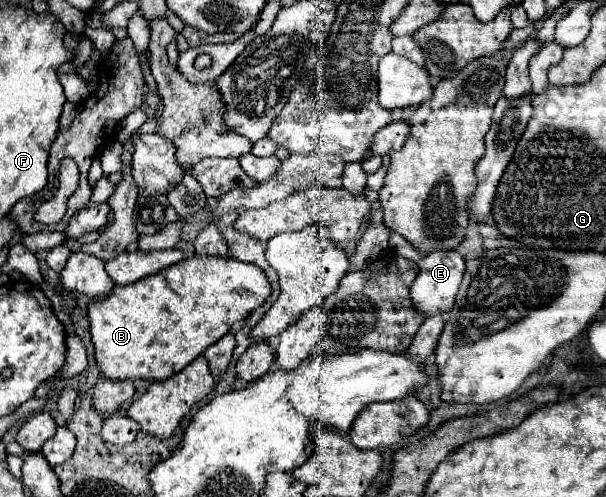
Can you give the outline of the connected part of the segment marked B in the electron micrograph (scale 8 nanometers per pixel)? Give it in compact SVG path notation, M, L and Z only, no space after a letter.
M193 255L159 273L143 277L133 285L115 285L111 295L89 305L91 341L95 345L95 359L101 373L109 379L153 379L163 381L179 373L209 345L217 343L231 325L245 319L271 295L271 283L265 273L253 265L233 257Z

